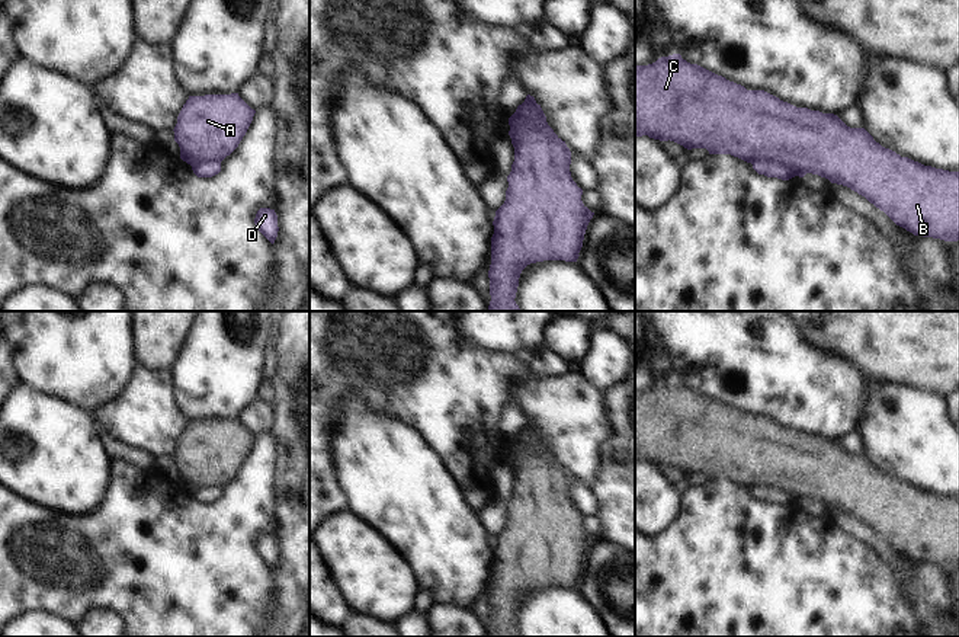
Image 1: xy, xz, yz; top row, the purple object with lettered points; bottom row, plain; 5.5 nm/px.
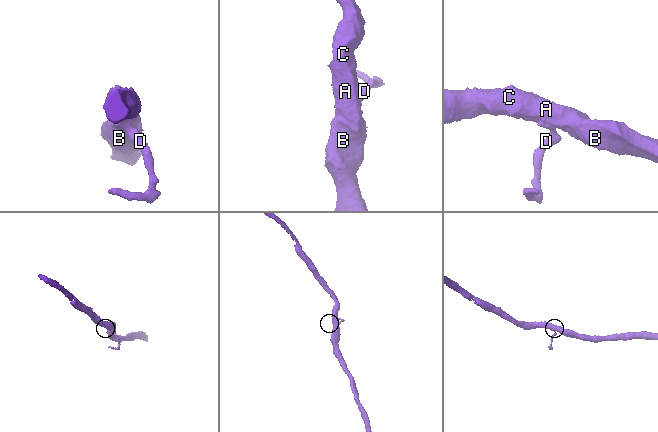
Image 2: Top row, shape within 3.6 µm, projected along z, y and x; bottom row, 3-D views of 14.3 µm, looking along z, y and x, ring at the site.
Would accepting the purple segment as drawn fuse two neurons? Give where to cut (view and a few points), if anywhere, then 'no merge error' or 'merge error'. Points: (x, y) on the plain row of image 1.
cut in xz along (520, 432), (528, 432), (547, 458), (555, 461); merge error

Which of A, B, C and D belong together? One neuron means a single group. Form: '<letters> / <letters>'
A B C / D

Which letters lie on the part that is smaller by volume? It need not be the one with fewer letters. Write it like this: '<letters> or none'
D

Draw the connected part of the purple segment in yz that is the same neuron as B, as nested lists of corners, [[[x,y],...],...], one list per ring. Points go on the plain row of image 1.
[[[680,380],[661,382],[648,391],[635,391],[635,462],[642,461],[660,467],[670,465],[687,476],[706,474],[709,480],[731,480],[747,489],[774,486],[789,492],[799,503],[812,499],[850,513],[914,561],[959,566],[959,497],[901,483],[876,468],[865,454],[850,454],[834,439],[796,433],[764,416],[747,416],[697,390],[687,388]]]

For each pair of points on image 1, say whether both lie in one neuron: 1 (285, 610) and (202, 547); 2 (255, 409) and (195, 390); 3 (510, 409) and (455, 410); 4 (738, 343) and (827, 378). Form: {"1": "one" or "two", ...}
{"1": "two", "2": "two", "3": "two", "4": "one"}

